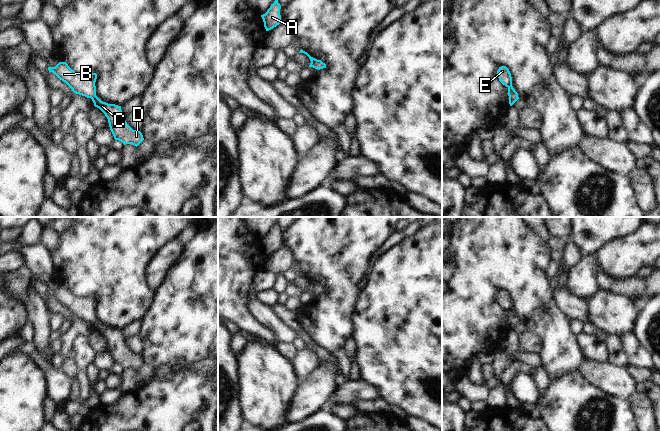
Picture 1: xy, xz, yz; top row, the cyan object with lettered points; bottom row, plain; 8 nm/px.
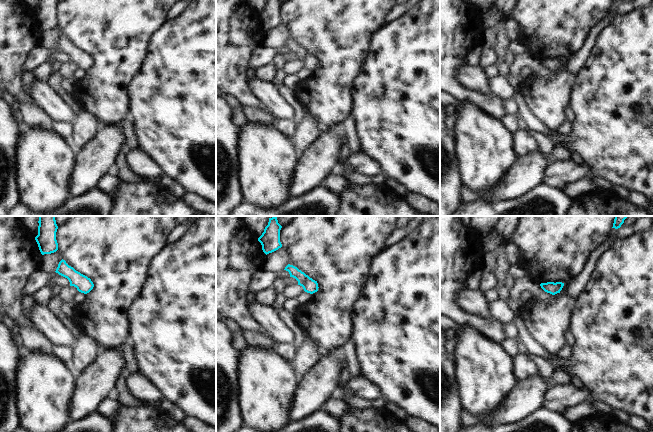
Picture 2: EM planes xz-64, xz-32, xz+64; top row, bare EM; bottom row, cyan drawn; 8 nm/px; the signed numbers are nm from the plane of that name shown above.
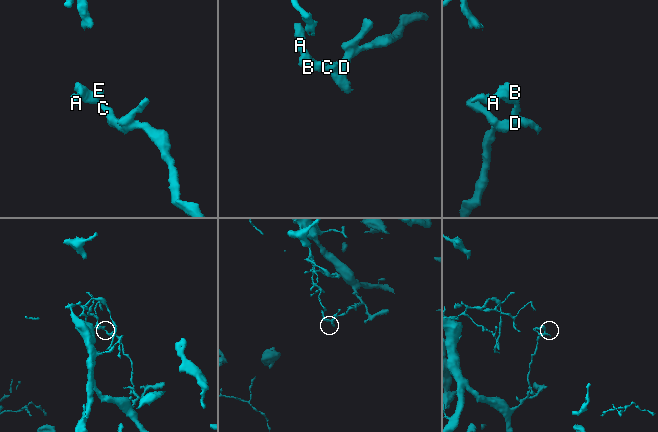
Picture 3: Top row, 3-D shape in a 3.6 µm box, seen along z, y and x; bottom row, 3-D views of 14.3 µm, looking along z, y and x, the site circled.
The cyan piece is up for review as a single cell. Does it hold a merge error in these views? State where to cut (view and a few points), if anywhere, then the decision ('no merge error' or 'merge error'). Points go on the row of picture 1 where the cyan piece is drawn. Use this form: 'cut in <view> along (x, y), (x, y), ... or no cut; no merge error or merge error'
no cut; no merge error

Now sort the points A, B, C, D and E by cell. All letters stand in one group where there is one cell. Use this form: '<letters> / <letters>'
A B C D E

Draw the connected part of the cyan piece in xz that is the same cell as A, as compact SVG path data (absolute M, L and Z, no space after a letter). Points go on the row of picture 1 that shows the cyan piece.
M275 0L267 12L261 15L266 31L269 31L282 23L280 9L281 5L278 3L278 0Z

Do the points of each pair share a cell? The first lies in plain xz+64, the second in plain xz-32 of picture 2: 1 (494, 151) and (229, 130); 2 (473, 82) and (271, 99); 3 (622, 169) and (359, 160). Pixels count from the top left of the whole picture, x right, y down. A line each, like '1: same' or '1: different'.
1: different
2: same
3: different

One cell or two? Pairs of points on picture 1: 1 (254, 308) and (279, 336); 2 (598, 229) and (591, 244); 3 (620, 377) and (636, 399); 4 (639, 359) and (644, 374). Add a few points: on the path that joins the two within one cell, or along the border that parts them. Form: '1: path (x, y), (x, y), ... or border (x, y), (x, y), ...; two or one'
1: path (261, 313), (277, 329); one
2: path (597, 233), (594, 240); one
3: border (637, 392), (628, 399); two
4: border (629, 365), (649, 368); two

